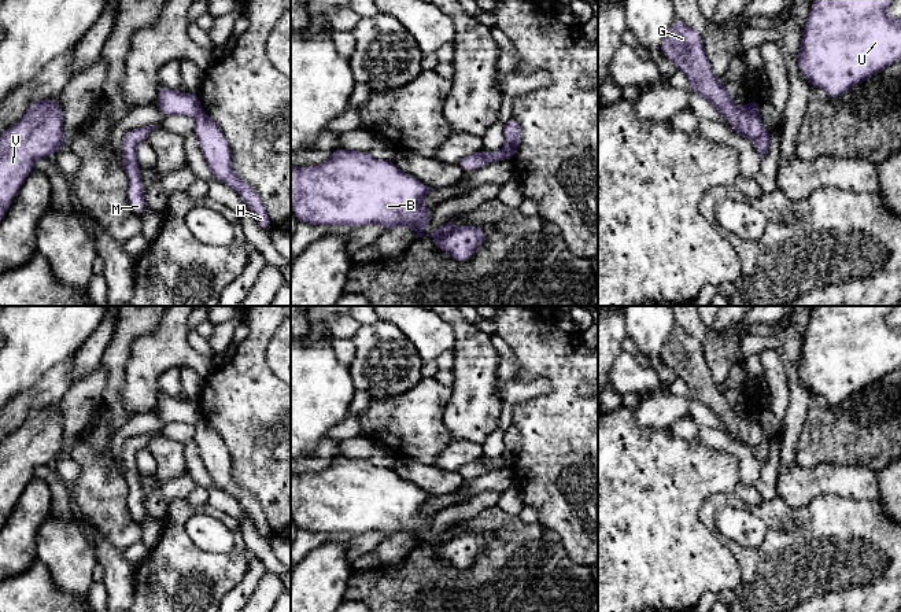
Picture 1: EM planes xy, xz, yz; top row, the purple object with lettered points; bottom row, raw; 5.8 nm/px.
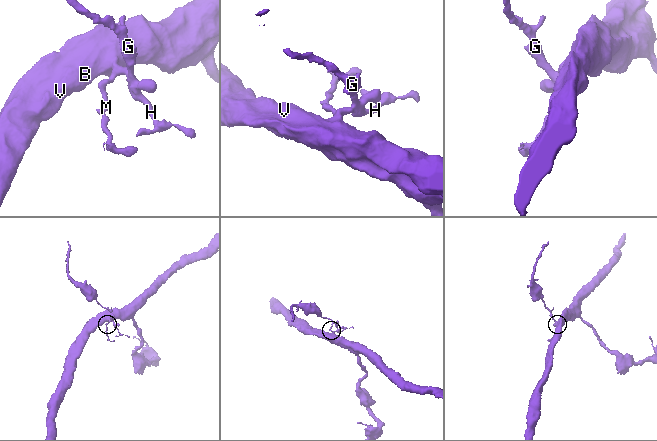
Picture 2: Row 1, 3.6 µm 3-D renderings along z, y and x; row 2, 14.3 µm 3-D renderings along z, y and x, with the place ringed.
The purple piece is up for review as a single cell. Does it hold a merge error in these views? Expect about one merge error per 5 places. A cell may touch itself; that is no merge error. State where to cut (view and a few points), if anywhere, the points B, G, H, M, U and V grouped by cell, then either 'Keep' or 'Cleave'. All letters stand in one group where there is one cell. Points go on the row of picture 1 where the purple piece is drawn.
Split along yz (745, 107), (757, 114). Groups: B M U V / G H. Cleave

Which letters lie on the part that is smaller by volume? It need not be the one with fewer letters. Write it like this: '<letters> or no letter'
G, H

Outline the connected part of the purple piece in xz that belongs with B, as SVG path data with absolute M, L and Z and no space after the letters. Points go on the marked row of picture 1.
M343 148L333 150L329 159L313 167L291 167L291 209L299 222L310 225L326 225L329 228L337 225L348 225L352 228L377 224L388 229L398 226L409 226L417 232L416 239L431 236L439 250L451 255L455 262L469 261L476 250L485 242L485 233L481 228L462 225L451 228L450 225L457 217L443 224L435 232L425 235L422 229L429 224L435 209L424 209L421 199L432 191L417 178L400 172L392 161L380 161L368 152L346 151Z

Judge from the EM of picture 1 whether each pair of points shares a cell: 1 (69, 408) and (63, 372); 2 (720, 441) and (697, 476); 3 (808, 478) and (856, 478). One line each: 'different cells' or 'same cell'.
1: different cells
2: different cells
3: same cell

